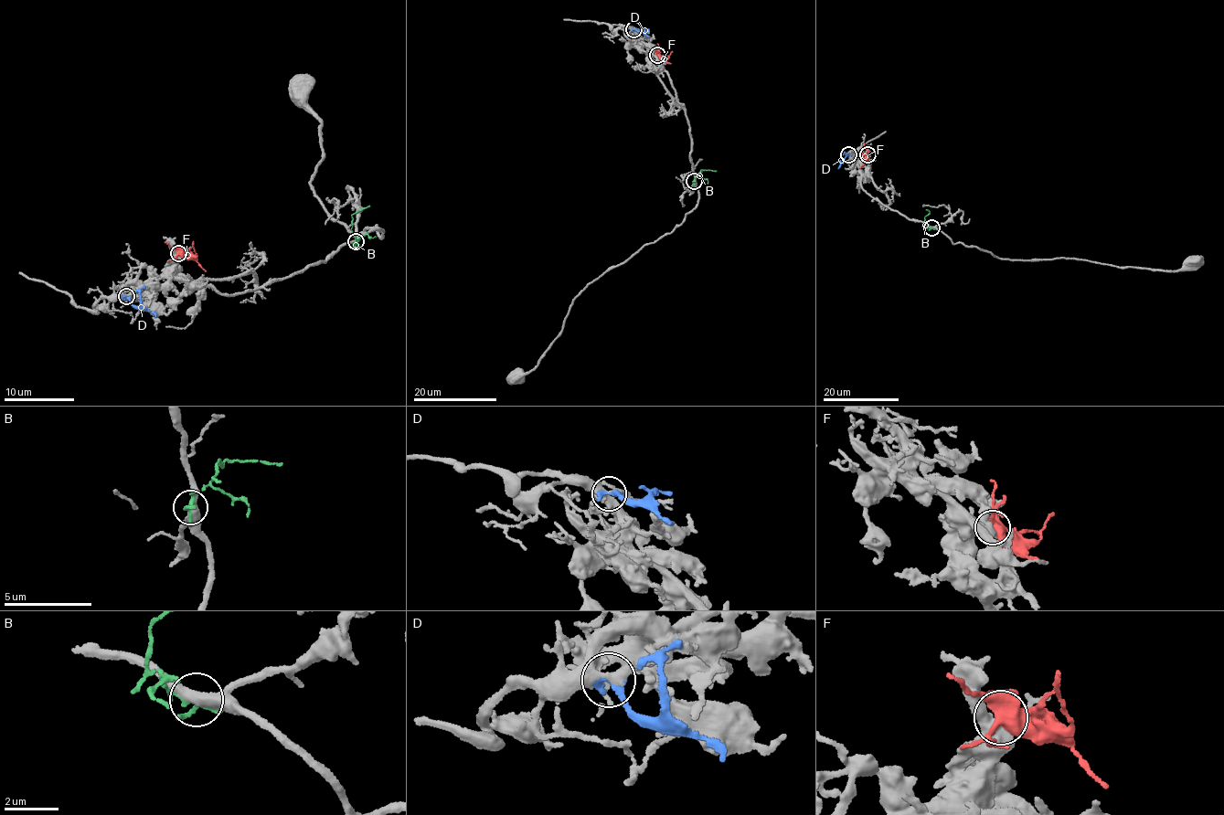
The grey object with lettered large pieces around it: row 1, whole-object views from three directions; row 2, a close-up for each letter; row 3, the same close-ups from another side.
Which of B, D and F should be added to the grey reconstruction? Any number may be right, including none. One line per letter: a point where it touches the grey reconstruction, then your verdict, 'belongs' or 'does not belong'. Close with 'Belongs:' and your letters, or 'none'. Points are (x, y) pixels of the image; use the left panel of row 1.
B: (356, 241) | does not belong
D: (126, 296) | belongs
F: (178, 253) | does not belong
Belongs: D

